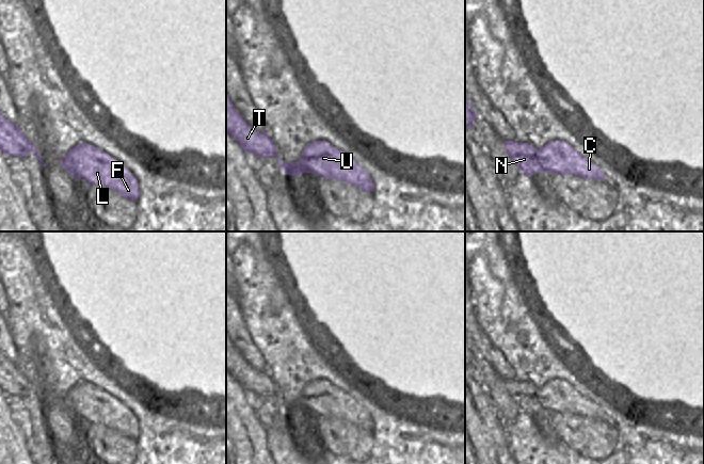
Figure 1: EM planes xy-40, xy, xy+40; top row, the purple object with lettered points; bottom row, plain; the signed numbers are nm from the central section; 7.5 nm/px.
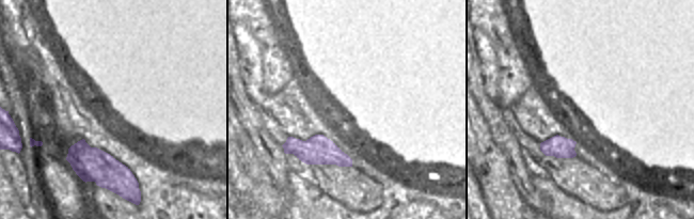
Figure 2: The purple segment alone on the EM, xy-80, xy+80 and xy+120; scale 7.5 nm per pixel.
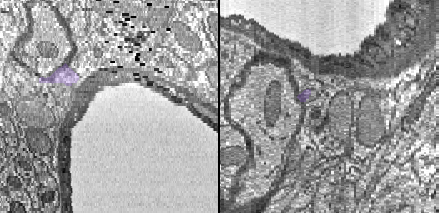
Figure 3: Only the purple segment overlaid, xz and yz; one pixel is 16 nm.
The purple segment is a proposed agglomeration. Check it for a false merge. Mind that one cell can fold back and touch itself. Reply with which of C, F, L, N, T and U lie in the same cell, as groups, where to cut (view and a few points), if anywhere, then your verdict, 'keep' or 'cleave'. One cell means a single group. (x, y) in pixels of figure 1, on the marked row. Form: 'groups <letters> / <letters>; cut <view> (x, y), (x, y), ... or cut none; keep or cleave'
groups C F L N T U; cut none; keep

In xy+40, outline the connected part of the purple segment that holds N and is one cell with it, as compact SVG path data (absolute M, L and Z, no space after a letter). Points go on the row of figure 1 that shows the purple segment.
M505 141L505 148L513 162L519 167L519 173L533 176L535 173L555 173L559 175L576 175L587 179L599 179L605 181L601 169L591 160L585 158L571 145L563 141L550 141L540 149L535 149L529 143Z

